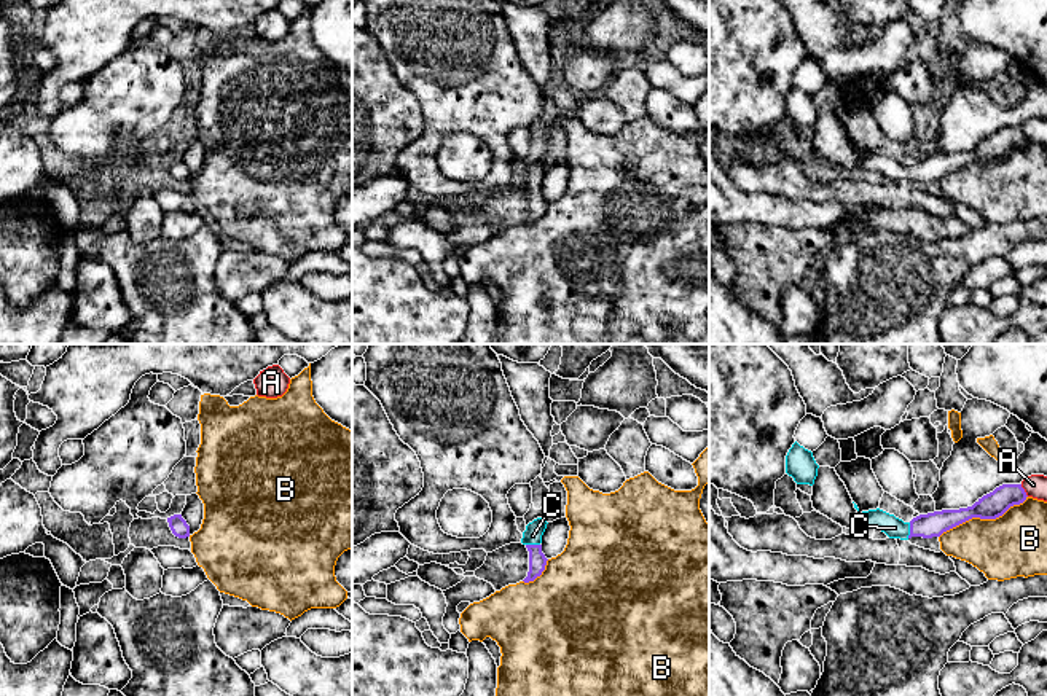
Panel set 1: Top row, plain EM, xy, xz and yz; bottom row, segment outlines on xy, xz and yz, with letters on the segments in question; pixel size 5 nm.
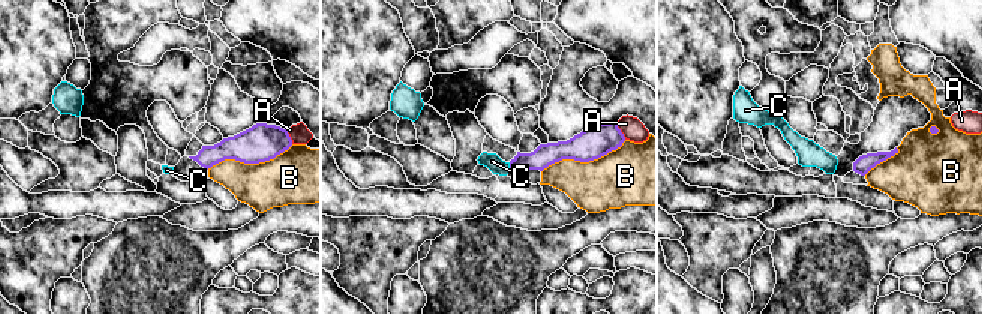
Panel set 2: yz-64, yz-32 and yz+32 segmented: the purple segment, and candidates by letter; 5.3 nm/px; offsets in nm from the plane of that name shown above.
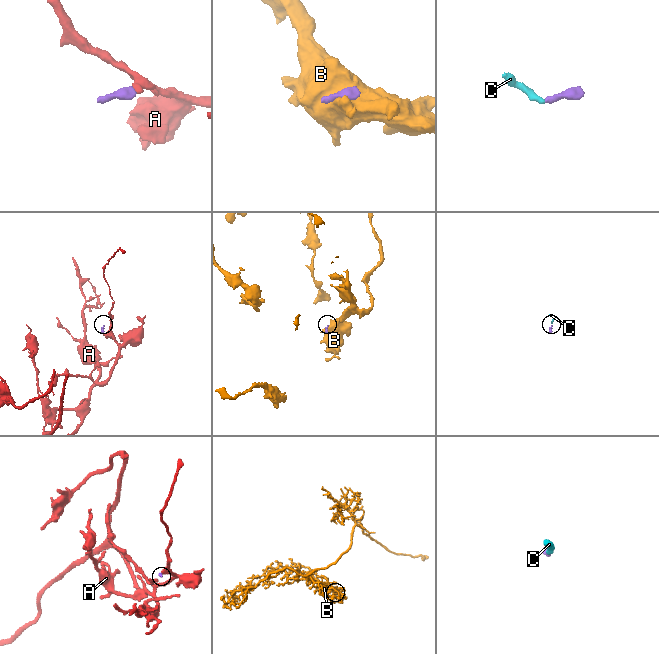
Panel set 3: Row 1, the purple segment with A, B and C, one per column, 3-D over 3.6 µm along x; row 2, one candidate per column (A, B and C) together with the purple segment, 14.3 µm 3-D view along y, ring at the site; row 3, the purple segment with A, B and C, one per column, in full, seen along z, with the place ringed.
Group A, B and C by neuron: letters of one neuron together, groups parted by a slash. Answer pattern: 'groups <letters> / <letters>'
groups A / B / C

